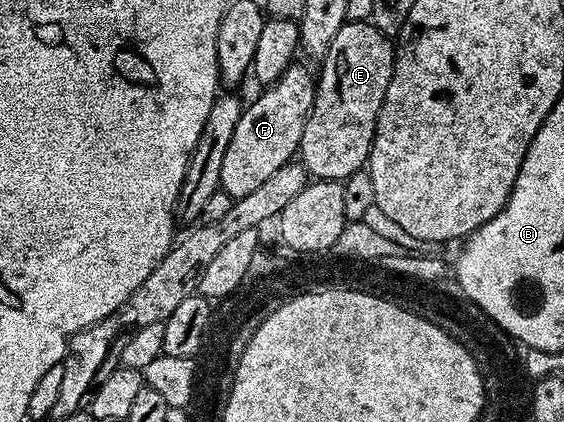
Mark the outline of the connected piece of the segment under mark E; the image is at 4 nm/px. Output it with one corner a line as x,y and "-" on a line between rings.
346,21
335,33
335,41
331,41
331,49
319,65
313,108
299,148
299,162
314,180
344,181
368,164
377,118
393,76
394,58
394,44
372,22

